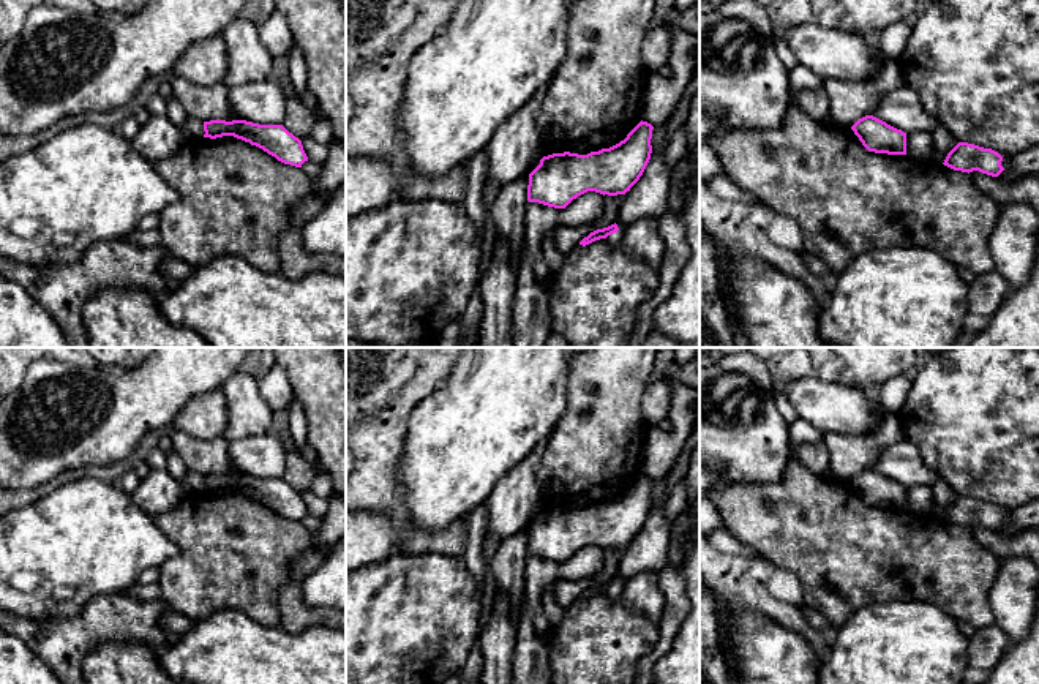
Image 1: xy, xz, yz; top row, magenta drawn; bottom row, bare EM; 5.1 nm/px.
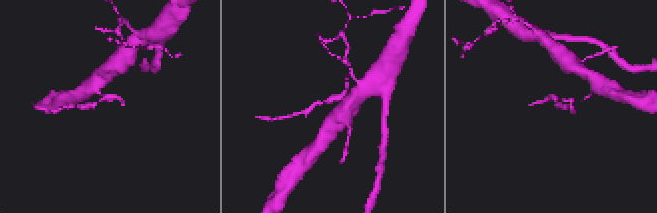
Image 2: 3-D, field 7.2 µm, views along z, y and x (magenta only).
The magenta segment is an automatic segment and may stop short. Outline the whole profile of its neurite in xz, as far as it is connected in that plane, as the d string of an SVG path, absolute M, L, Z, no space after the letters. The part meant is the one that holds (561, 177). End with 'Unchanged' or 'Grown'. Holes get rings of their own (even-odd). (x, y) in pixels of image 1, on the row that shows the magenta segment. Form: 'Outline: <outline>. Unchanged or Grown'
Outline: M641 120L624 141L610 148L587 155L564 152L543 156L529 174L527 201L565 209L587 191L625 194L651 160L652 130L651 123Z. Unchanged

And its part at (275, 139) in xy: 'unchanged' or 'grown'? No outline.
unchanged

